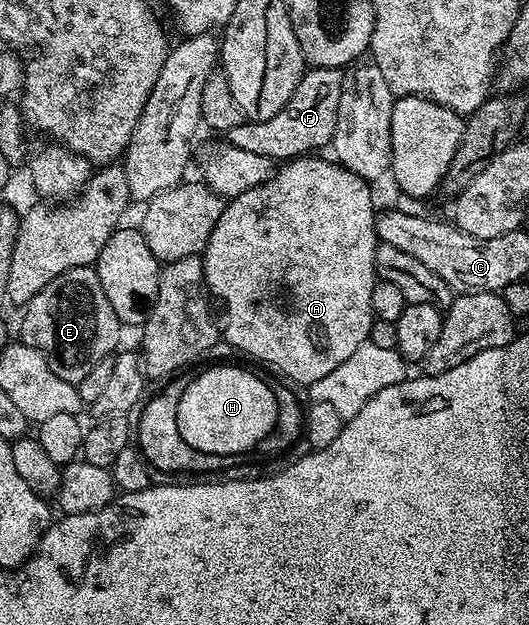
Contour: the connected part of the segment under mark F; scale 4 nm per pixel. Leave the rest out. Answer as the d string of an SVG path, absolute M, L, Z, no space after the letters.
M307 67L302 73L300 82L292 94L292 98L280 110L280 114L272 114L267 120L244 122L228 133L228 140L233 147L240 150L252 150L252 154L260 154L275 162L293 160L296 156L317 153L334 139L337 106L344 87L343 69Z

